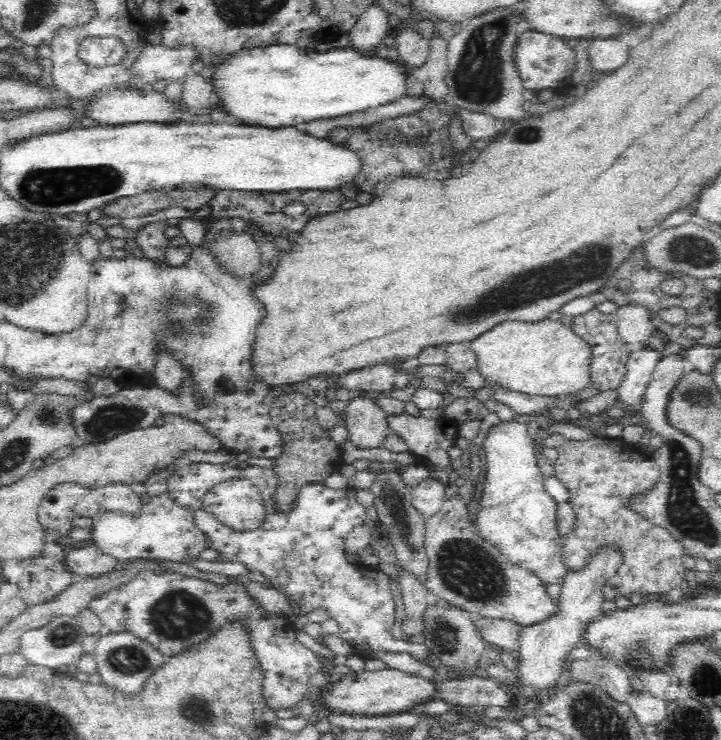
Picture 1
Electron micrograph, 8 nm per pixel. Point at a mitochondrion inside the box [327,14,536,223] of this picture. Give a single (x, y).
(478, 79)

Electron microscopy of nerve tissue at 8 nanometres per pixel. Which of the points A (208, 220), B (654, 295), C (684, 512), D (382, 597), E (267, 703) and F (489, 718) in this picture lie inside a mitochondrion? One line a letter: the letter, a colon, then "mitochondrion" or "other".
A: other
B: other
C: mitochondrion
D: other
E: other
F: other

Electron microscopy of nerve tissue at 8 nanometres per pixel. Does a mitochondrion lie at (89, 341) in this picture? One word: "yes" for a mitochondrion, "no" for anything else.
no

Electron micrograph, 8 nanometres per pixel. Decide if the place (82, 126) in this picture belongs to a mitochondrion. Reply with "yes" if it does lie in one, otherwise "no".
no

